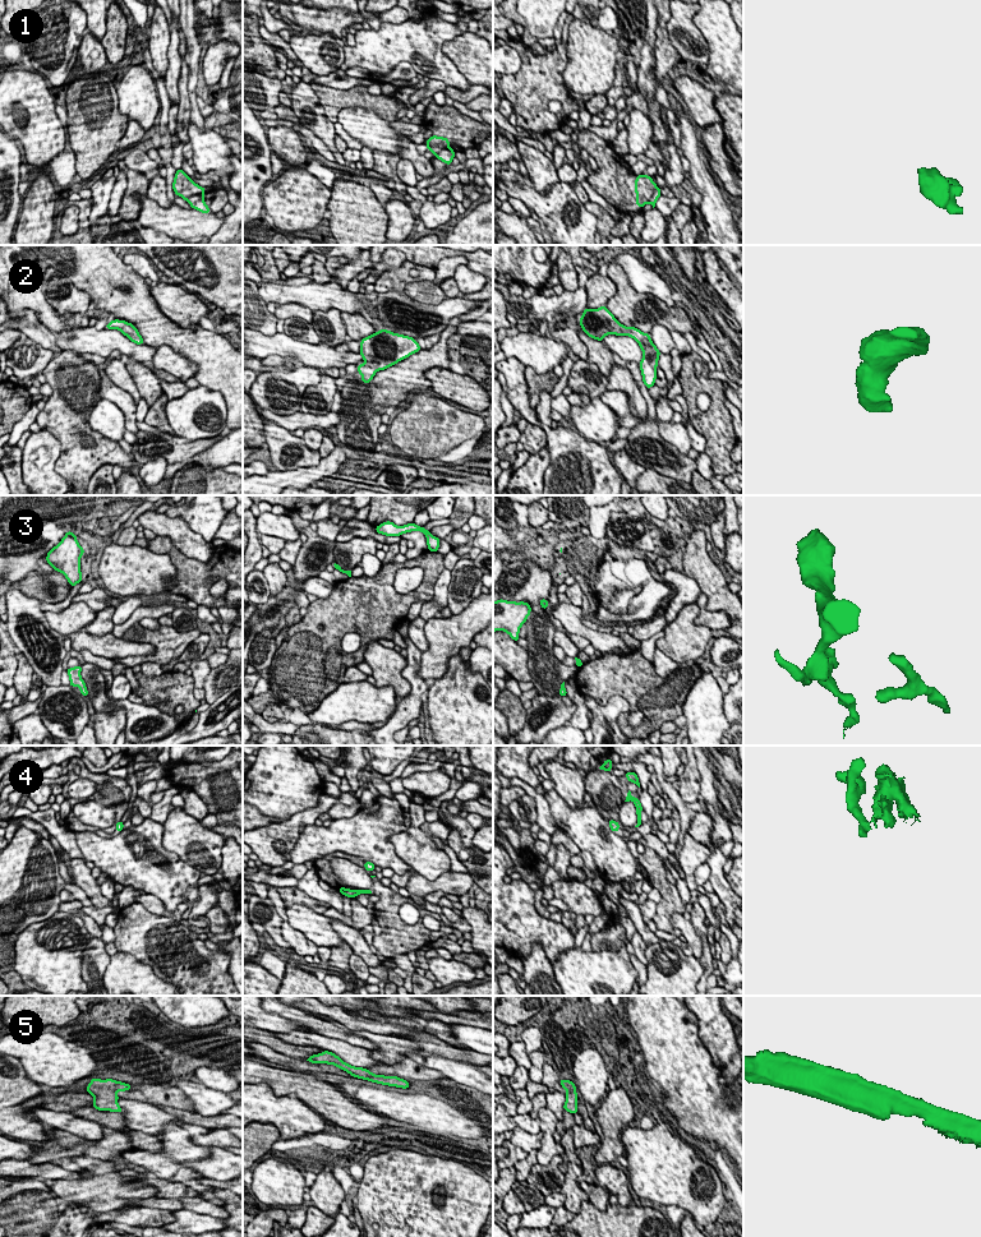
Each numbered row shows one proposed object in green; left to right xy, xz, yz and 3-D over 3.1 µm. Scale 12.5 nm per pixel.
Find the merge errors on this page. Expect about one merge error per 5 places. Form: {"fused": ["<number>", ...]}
{"fused": ["1", "4"]}

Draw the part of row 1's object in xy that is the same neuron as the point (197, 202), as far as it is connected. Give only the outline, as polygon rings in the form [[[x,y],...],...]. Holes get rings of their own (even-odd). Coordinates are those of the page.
[[[193,195],[188,199],[188,203],[193,209],[197,209],[202,213],[211,213],[209,207],[204,203],[204,197],[202,195]]]

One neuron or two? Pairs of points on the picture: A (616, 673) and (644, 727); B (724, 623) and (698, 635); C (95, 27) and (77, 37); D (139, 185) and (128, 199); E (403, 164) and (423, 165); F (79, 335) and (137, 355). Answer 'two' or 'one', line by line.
A: one
B: two
C: two
D: one
E: two
F: one

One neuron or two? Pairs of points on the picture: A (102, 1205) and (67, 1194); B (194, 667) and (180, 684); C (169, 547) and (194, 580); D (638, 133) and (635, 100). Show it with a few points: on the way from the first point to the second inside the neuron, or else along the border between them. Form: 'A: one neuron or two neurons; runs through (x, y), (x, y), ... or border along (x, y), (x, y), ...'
A: one neuron; runs through (104, 1192), (98, 1187), (79, 1187)
B: two neurons; border along (190, 675), (194, 687)
C: one neuron; runs through (175, 554), (189, 572)
D: two neurons; border along (632, 109), (640, 110), (646, 116)

